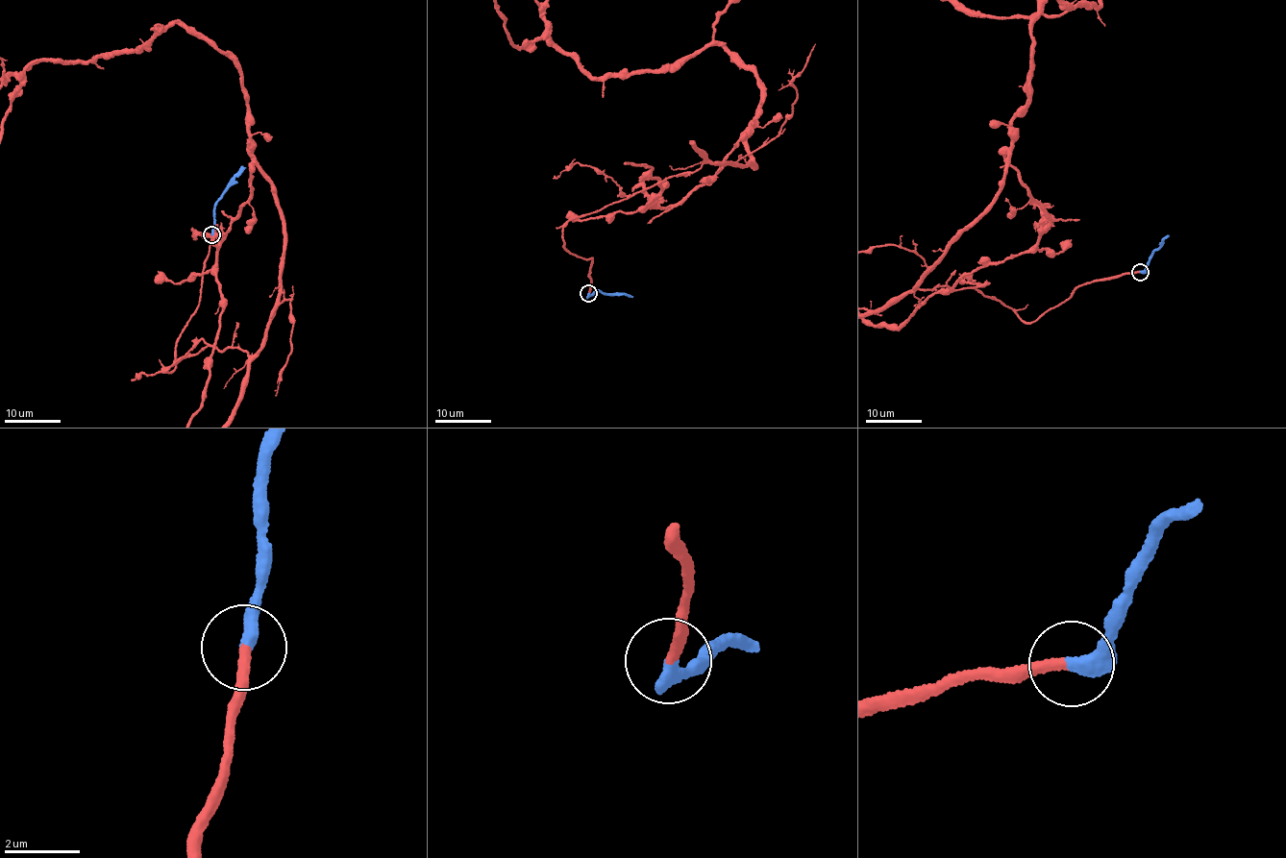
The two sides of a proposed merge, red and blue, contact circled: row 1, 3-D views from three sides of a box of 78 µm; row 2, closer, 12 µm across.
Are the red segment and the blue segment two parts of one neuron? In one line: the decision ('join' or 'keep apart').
join

